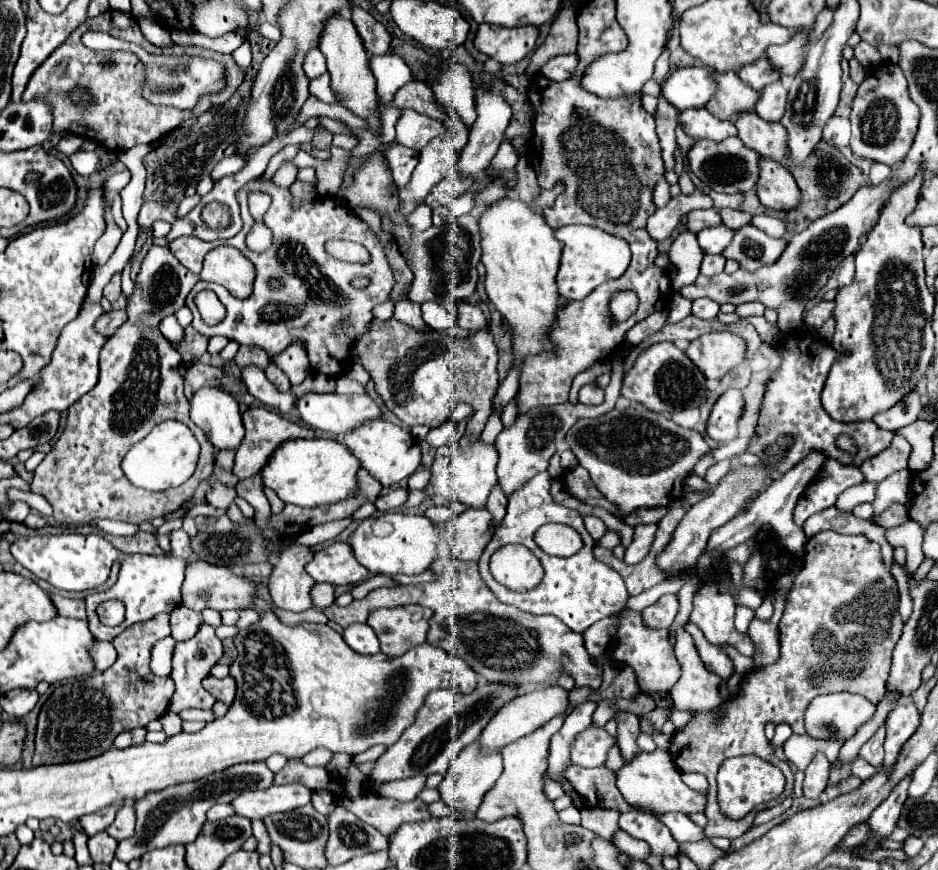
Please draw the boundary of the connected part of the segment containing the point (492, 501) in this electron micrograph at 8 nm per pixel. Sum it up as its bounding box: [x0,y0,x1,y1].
[486,485,508,525]

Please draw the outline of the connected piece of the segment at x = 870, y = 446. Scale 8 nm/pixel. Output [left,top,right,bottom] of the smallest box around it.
[750,333,894,473]

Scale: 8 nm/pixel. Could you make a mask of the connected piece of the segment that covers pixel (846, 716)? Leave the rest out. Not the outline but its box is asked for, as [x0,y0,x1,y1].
[804,693,876,741]

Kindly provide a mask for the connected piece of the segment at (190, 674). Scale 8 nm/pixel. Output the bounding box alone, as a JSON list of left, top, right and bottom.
[168,621,224,713]

